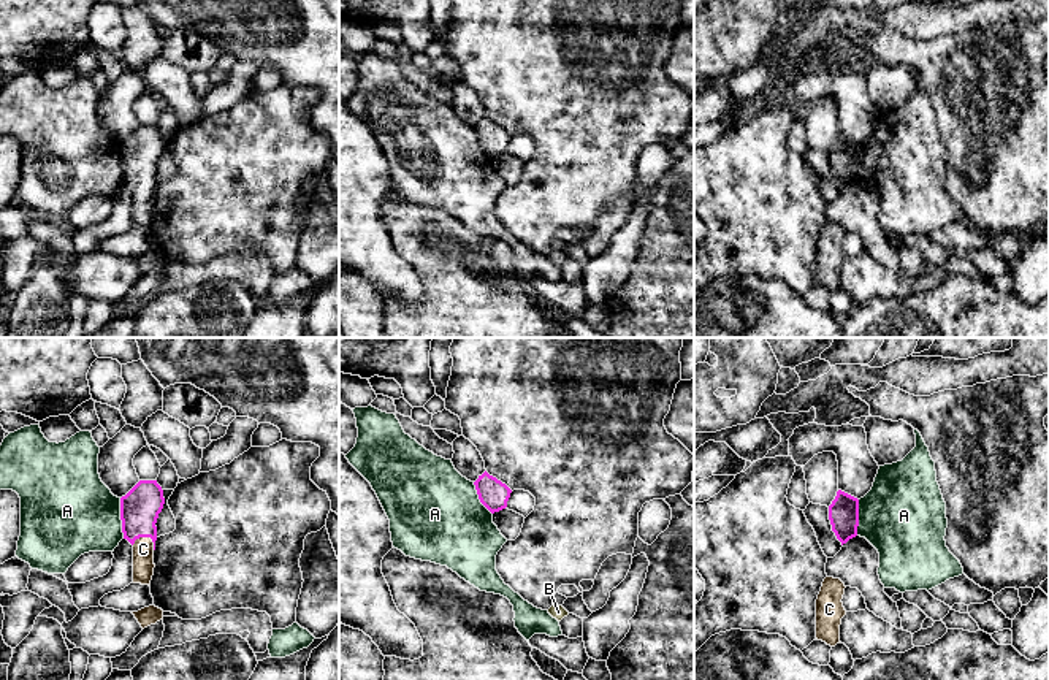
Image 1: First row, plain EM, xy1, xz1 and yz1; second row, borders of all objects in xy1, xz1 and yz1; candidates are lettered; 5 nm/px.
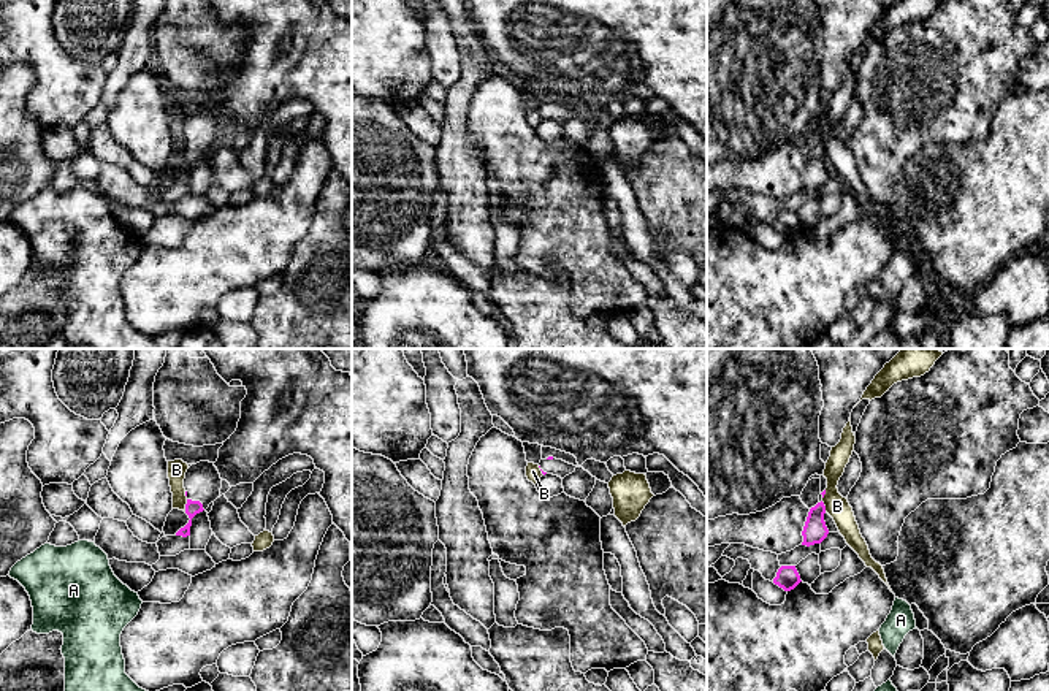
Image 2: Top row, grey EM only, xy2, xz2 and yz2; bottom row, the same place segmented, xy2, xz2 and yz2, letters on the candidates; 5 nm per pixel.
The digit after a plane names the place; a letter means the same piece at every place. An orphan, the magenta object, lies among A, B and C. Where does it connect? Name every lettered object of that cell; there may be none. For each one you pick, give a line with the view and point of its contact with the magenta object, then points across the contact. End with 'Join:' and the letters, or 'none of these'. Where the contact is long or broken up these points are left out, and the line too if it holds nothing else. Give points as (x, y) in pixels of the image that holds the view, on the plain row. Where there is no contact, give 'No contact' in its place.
C: Touches magenta at xy1 (146, 181). Path across: xy1 (140, 152), (140, 175), (146, 181), (143, 194)
Join: C

